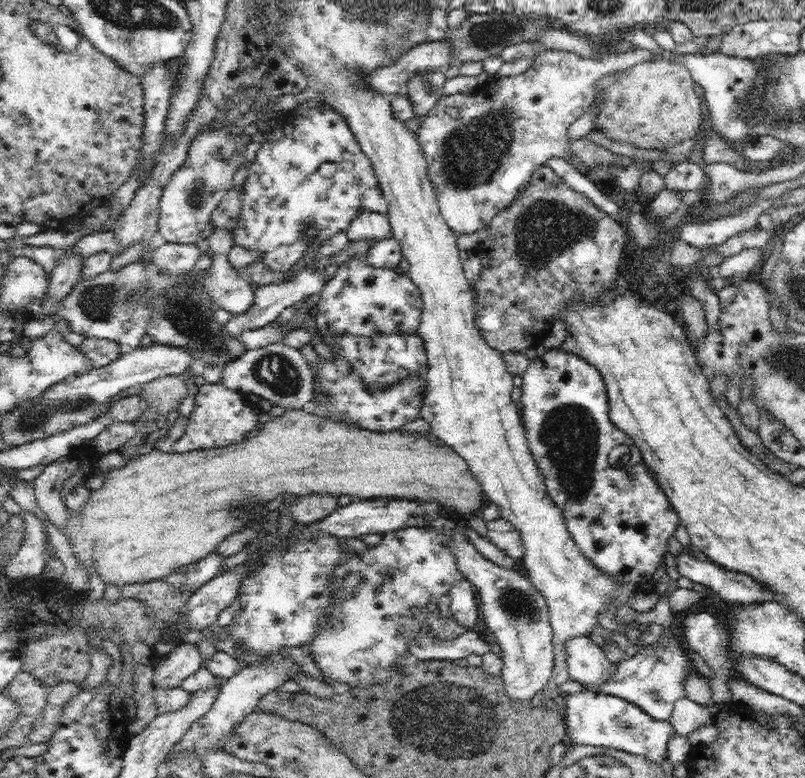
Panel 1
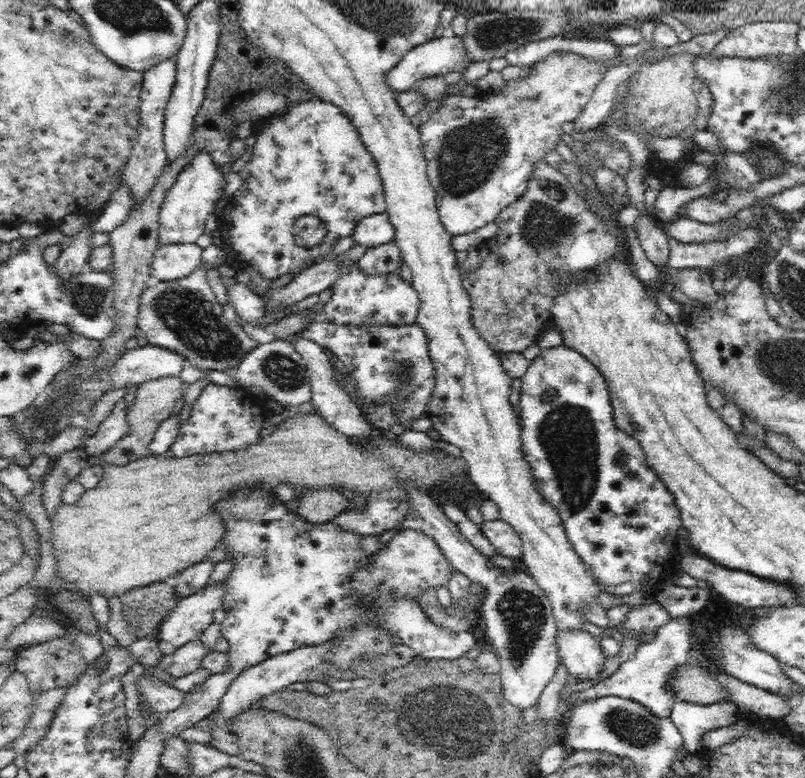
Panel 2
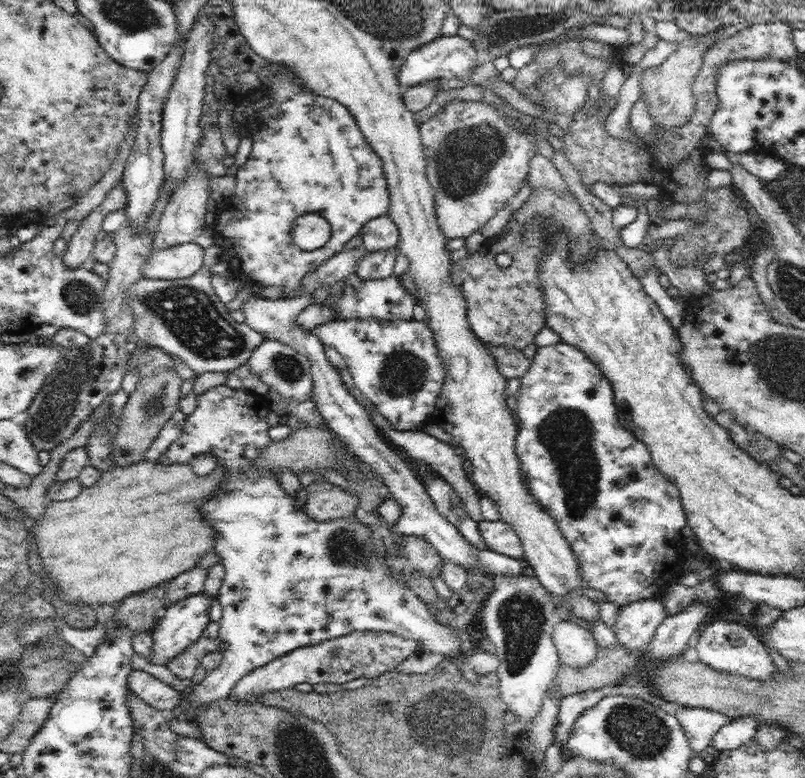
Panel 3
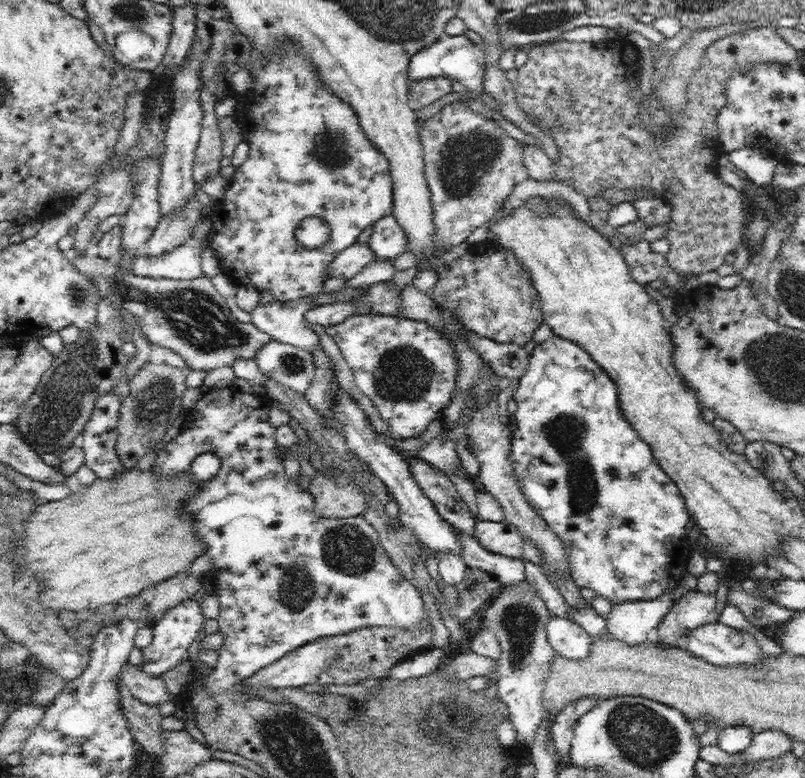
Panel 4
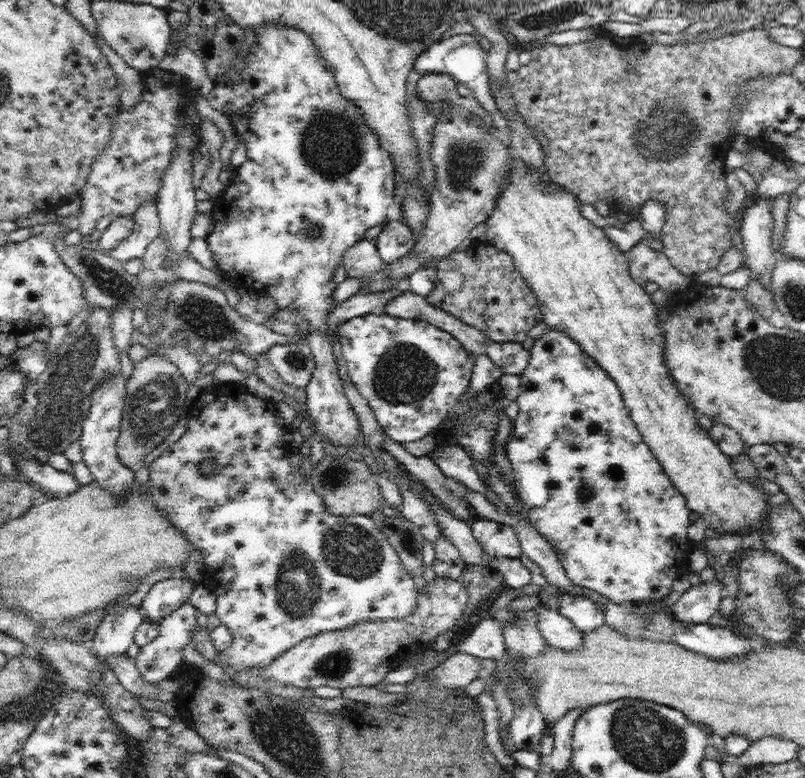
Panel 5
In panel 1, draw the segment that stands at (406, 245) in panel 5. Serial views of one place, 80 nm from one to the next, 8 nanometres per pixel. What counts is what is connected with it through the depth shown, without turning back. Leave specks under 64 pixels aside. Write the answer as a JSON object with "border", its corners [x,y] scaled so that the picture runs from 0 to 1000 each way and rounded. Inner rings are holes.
{"border":[[[450,272],[439,283],[431,303],[437,311],[465,308],[475,311],[488,303],[483,278],[480,274]]]}

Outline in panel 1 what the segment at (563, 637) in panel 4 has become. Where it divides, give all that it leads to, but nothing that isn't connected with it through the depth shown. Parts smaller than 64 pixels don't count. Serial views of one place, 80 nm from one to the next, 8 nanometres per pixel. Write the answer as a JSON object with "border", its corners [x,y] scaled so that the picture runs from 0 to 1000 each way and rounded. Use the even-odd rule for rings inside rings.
{"border":[[[716,815],[699,826],[708,873],[735,884],[753,875],[763,857],[754,848],[747,828],[735,824],[730,815]]]}

